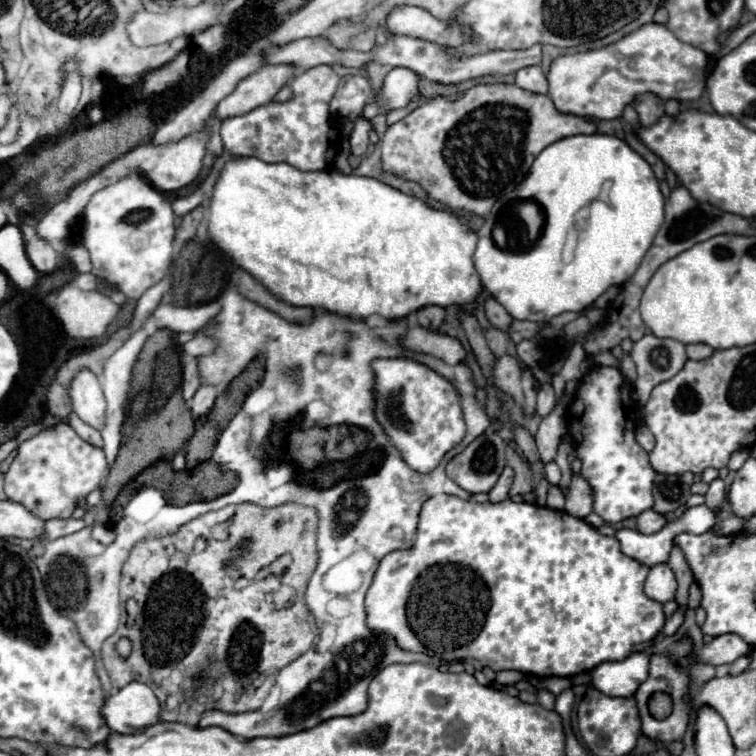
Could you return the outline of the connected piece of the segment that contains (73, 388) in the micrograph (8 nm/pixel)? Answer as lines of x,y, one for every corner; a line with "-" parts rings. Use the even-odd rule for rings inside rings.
81,370
69,386
73,412
89,426
105,428
105,396
97,376
91,370

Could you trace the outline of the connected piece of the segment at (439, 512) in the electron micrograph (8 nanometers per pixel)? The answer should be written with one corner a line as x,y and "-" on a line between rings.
435,494
431,496
419,514
419,526
417,526
417,540
409,550
395,550
389,552
373,578
373,584
367,590
365,598
365,614
367,624
375,632
387,634
401,650
405,652
425,652
431,656
441,658
443,662
457,662
465,658
475,658
483,666
493,668
495,672
503,670
515,670
527,676
561,676
571,678
581,672
597,668
597,664
605,660
621,660
629,654
631,648
645,648
653,642
653,638
661,632
665,624
663,606
655,600
649,599
643,592
645,576
649,574
649,566
639,564
637,560
625,556
619,550
619,544
611,536
603,536
597,532
597,528
589,526
585,520
575,518
563,510
551,510
547,506
537,506
529,502
473,502
463,500
449,494

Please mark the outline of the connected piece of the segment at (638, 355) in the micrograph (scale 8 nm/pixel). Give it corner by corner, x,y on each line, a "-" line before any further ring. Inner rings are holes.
645,334
639,342
633,344
631,358
637,366
633,396
635,402
643,406
657,384
673,378
683,368
683,364
687,362
687,352
685,344
677,340

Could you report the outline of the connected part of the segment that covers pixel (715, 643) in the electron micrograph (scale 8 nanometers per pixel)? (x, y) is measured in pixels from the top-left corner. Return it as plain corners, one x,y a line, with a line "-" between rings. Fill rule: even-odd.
723,634
713,638
705,648
697,654
697,660
707,660
711,664
731,664
741,656
747,656
751,652
751,646
741,640
737,634

